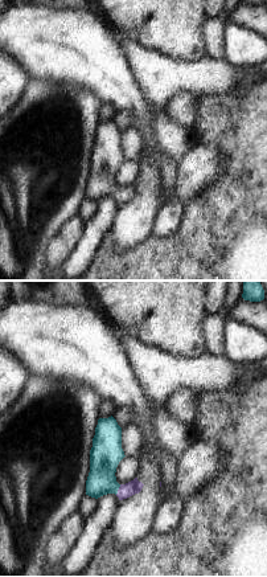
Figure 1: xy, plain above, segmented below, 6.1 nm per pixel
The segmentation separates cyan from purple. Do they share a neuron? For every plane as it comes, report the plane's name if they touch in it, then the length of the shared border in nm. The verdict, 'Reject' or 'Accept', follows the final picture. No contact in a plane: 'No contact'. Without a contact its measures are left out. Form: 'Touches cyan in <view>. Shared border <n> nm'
Touches cyan in xy. Shared border 70 nm

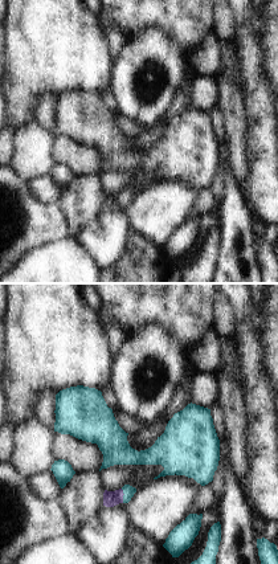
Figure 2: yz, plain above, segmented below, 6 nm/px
Touches cyan in yz. Shared border 90 nm

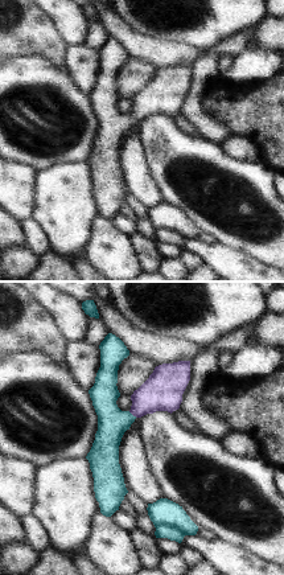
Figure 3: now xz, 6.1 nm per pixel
Touches cyan in xz. Shared border 70 nm

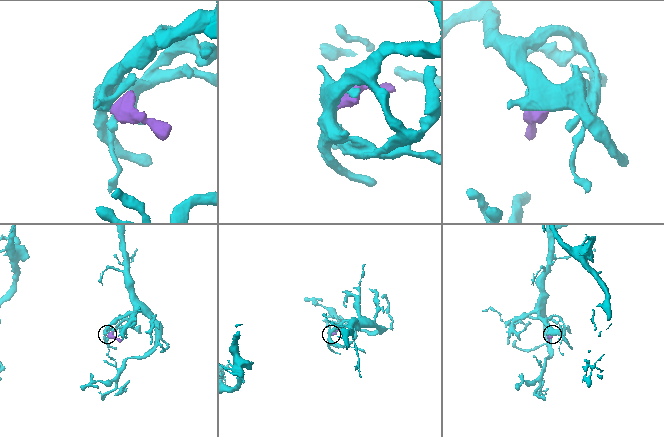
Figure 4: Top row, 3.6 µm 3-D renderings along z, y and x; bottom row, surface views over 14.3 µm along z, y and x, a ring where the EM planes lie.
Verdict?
Accept

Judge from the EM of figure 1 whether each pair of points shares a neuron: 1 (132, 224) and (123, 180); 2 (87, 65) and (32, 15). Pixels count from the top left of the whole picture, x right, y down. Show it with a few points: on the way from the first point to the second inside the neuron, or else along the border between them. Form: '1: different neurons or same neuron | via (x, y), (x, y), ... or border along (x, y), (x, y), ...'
1: different neurons | border along (139, 159), (139, 172), (135, 180)
2: same neuron | via (74, 52), (70, 48), (65, 48), (45, 28)

